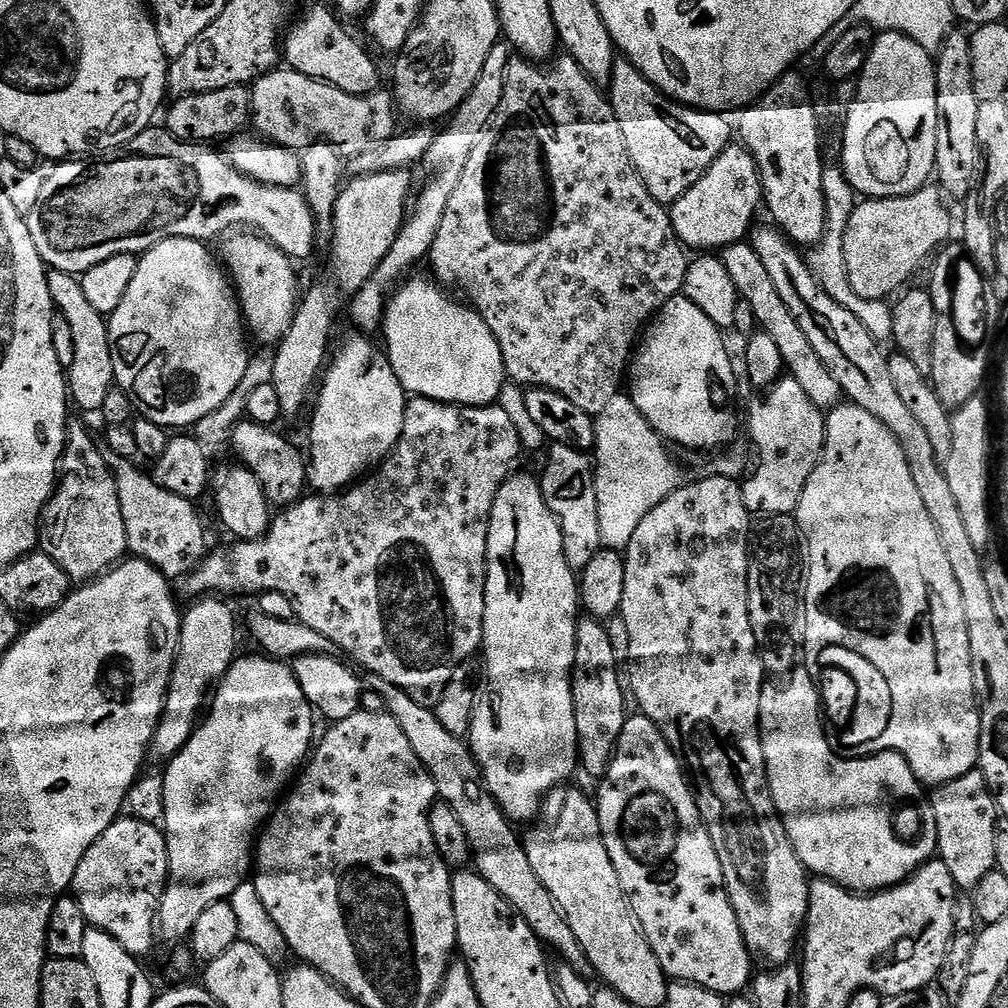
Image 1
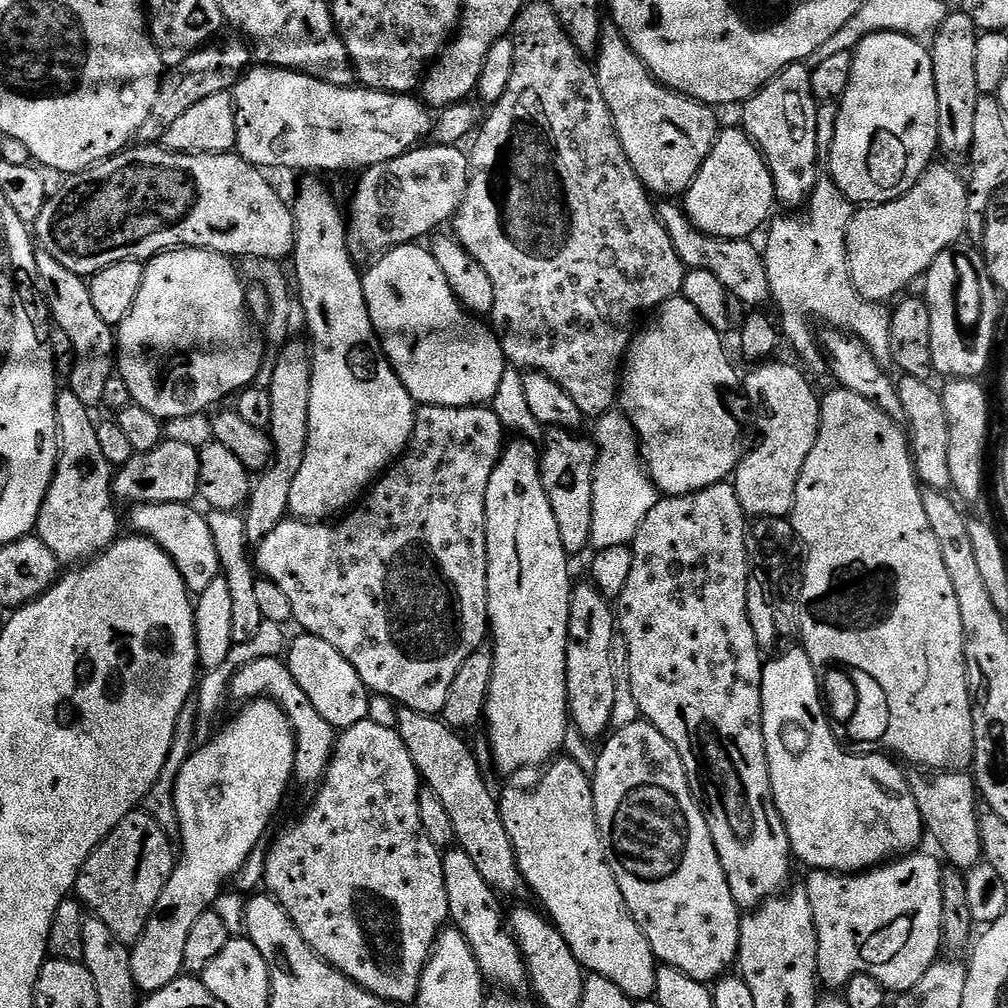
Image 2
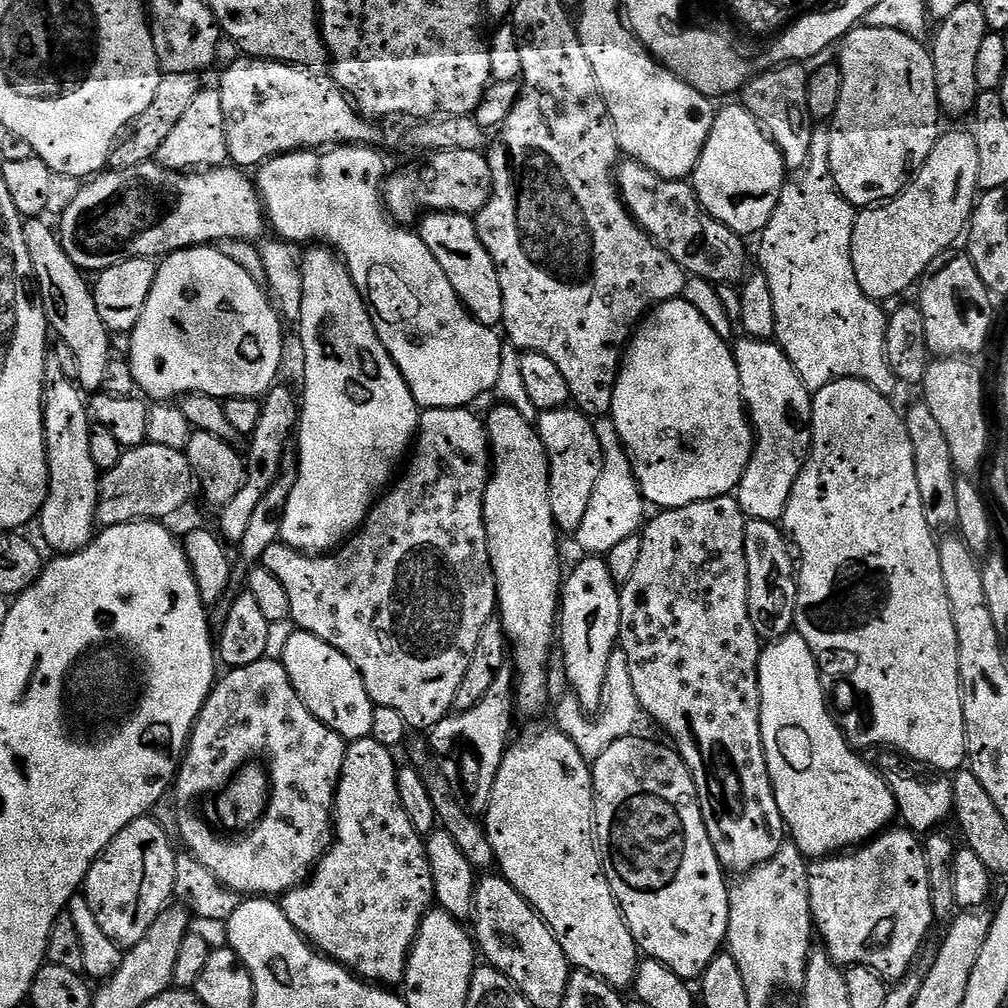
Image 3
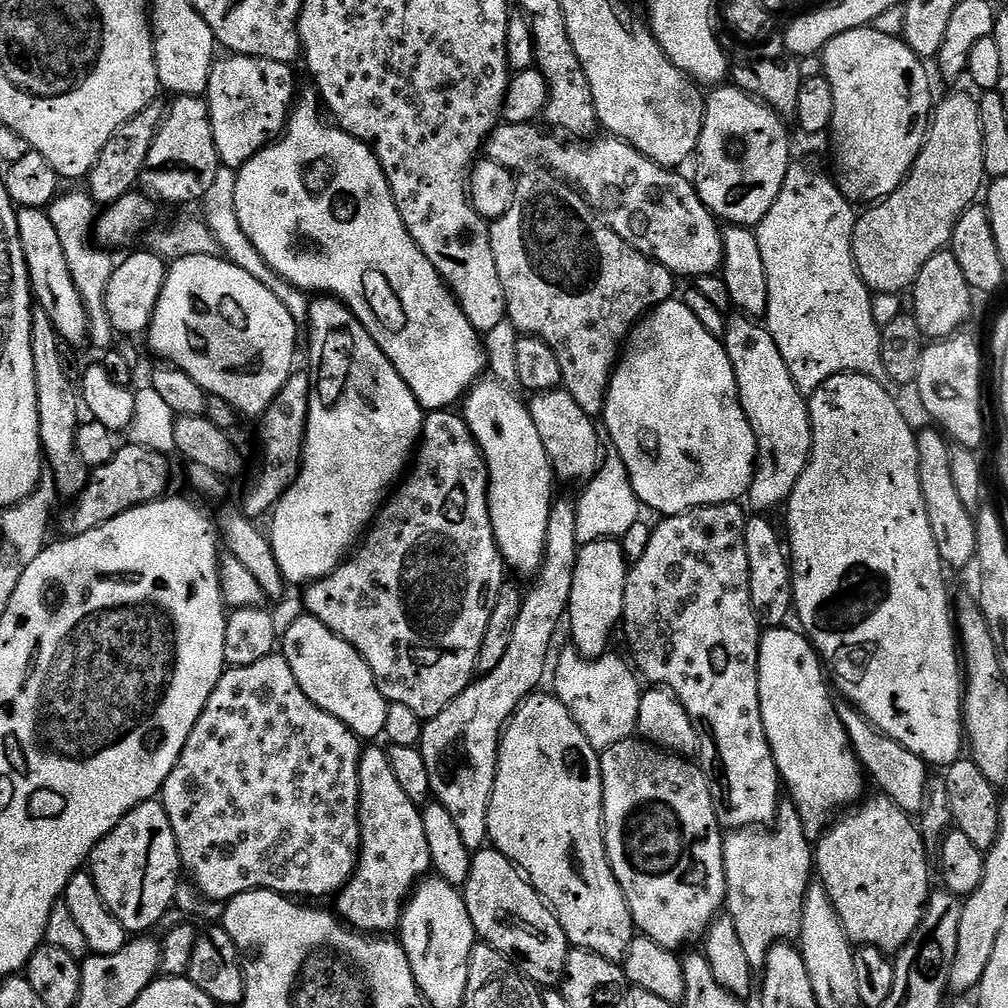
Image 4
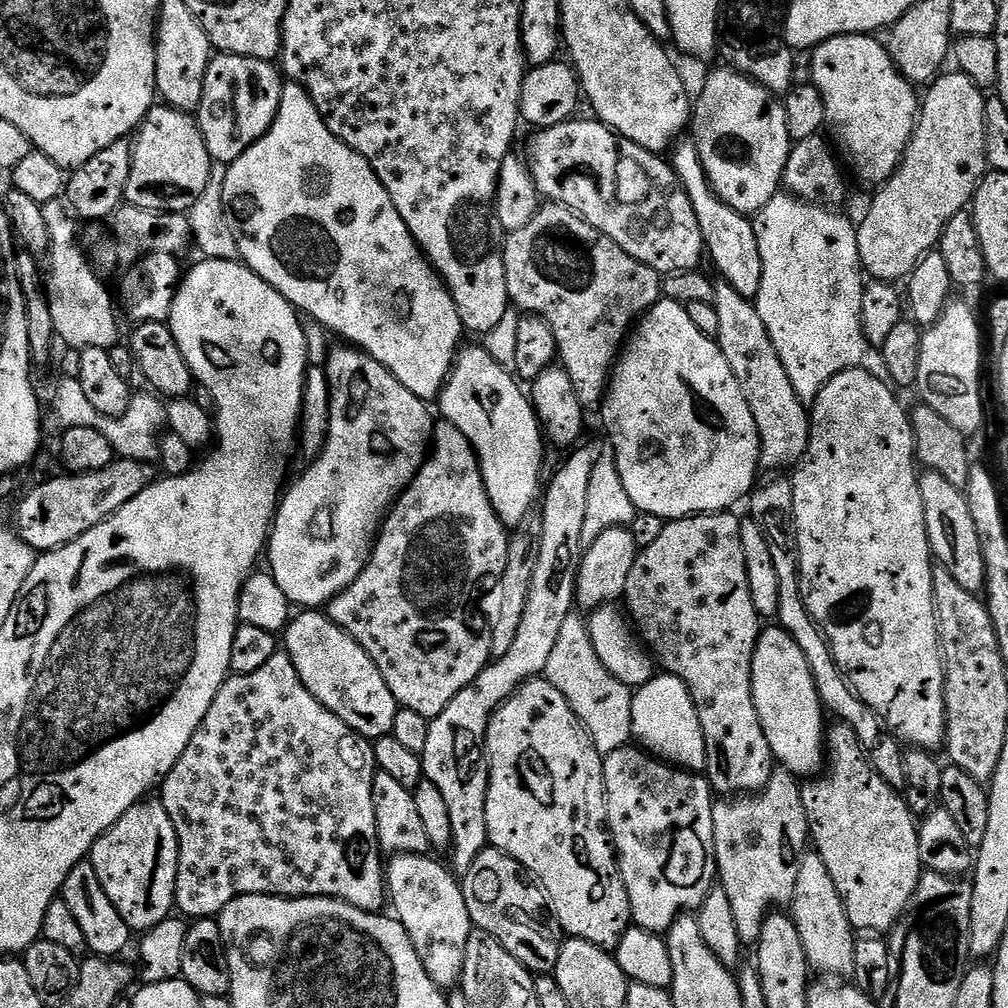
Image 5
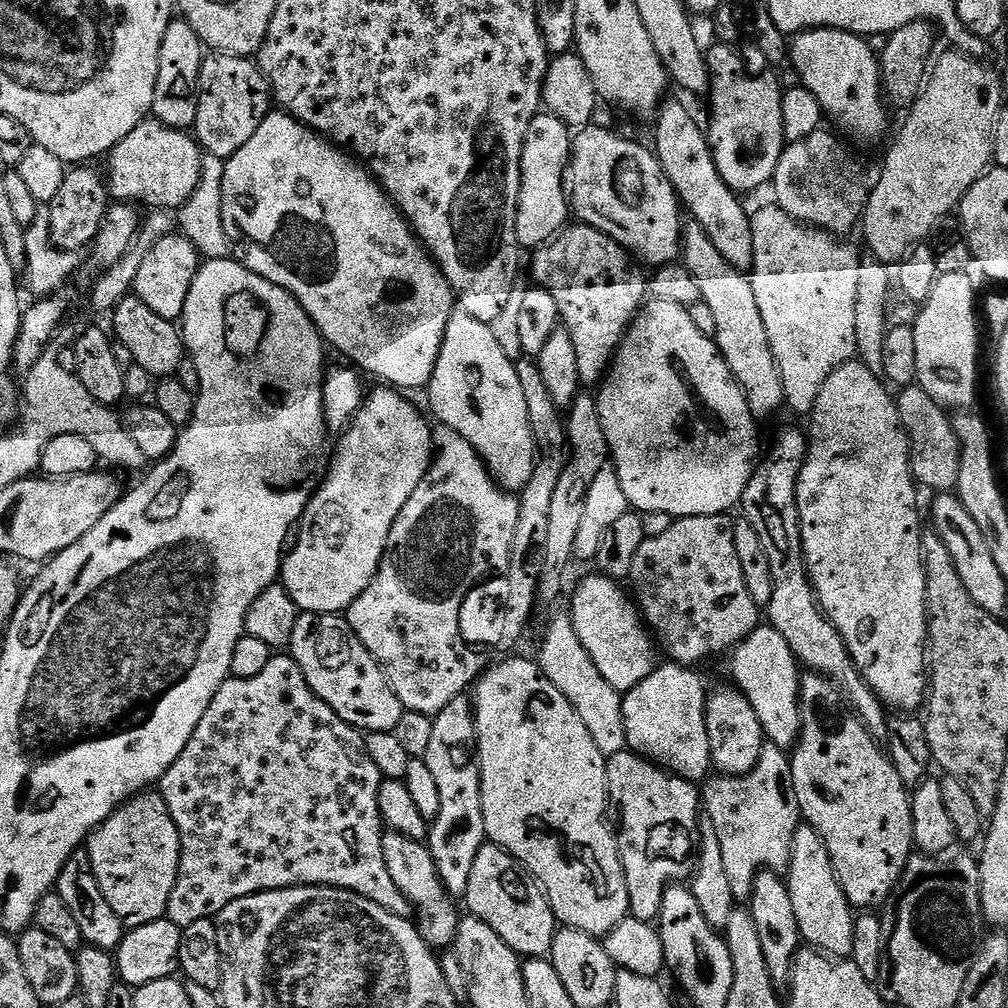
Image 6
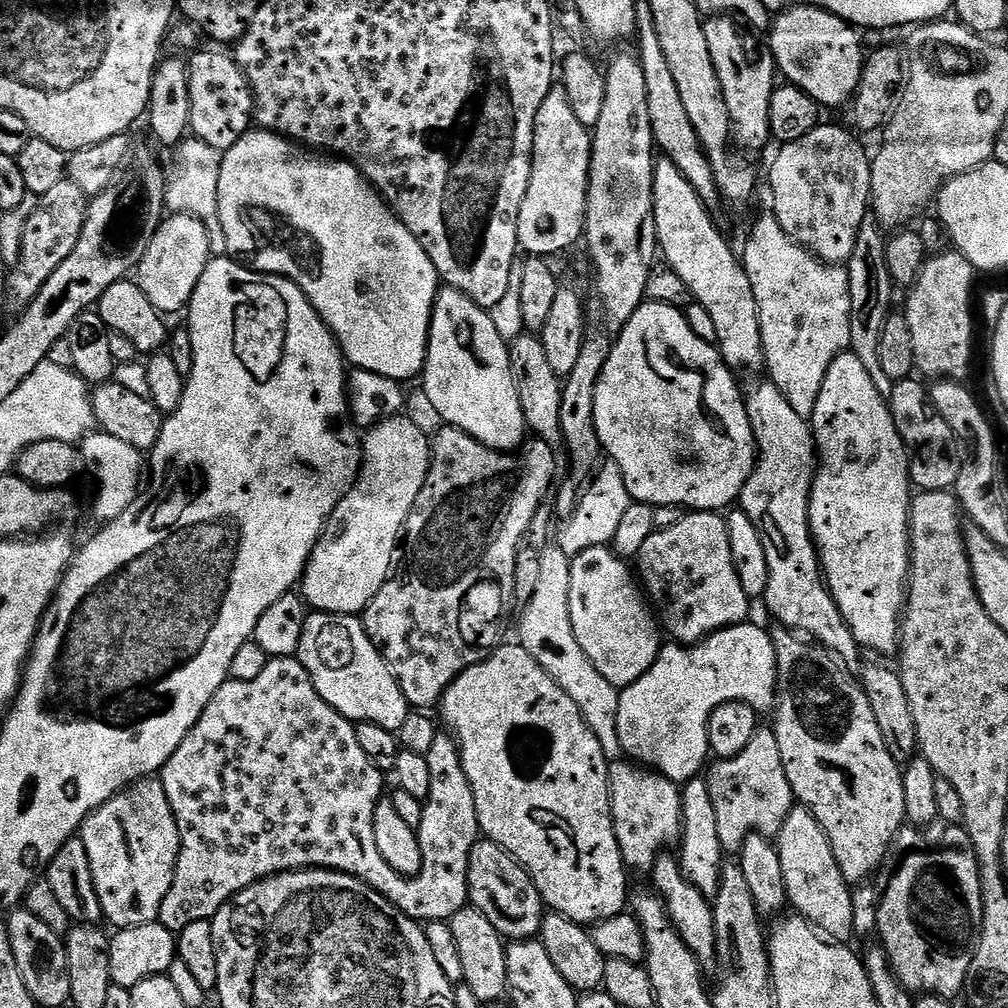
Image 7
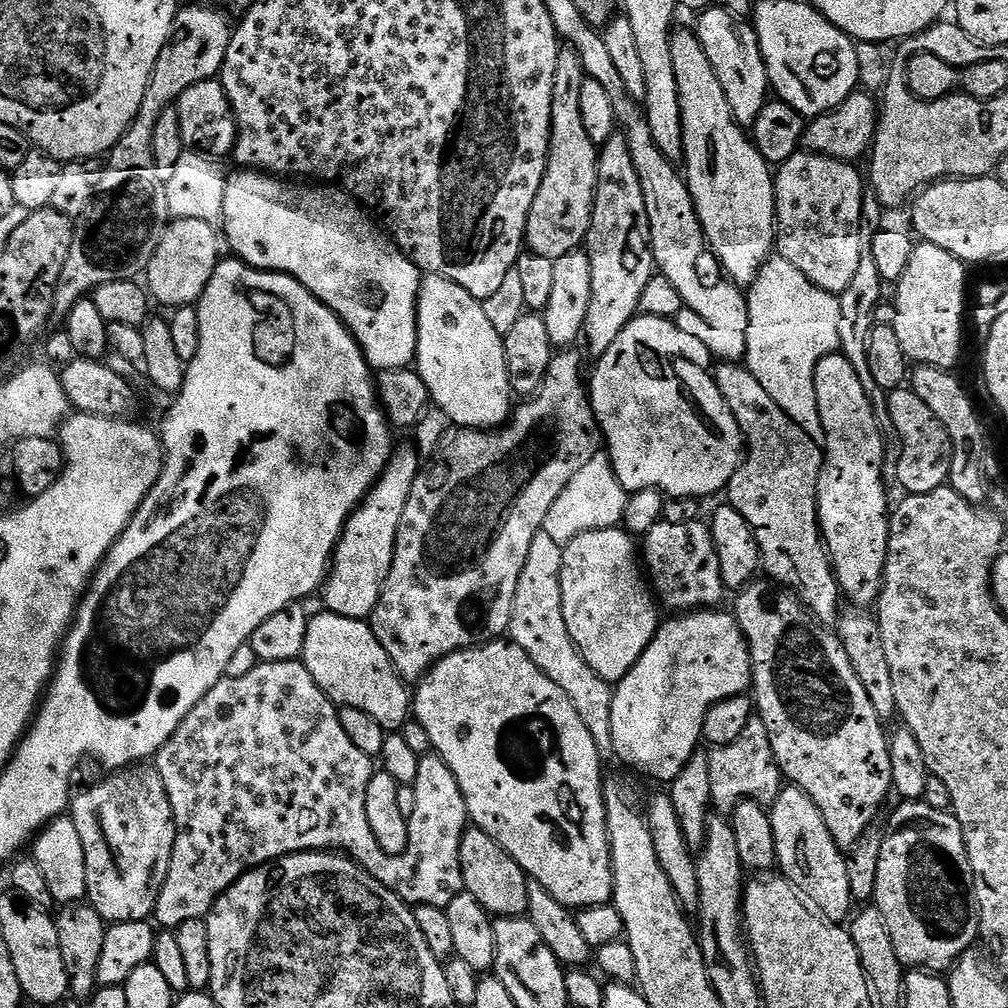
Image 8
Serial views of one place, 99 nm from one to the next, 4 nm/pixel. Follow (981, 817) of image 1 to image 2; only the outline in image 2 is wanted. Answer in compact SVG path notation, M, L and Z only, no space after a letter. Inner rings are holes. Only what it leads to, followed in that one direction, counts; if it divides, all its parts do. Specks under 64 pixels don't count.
M912 770L907 773L908 785L918 802L922 822L927 835L936 839L944 851L943 859L953 868L967 870L981 863L984 851L982 838L978 834L978 789L975 779L964 770L924 771Z

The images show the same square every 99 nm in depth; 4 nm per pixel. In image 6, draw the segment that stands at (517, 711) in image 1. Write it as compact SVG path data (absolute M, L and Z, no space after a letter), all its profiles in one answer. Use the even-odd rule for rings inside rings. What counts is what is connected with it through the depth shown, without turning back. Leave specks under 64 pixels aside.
M456 310L453 311L446 332L442 338L442 350L438 354L438 362L434 366L434 374L432 380L428 383L426 389L428 400L432 403L431 415L435 417L439 423L445 424L450 430L458 430L458 434L462 434L462 438L466 438L466 442L470 442L470 446L474 446L474 450L484 460L488 466L488 471L492 473L493 477L498 481L501 488L513 493L519 494L523 492L530 482L530 478L534 474L534 466L536 465L536 443L534 442L534 434L530 430L530 418L526 414L526 398L522 394L522 385L518 383L518 374L516 373L516 365L510 358L506 358L502 348L498 346L498 342L494 339L491 324L483 324L478 322L478 318L470 318L470 314Z

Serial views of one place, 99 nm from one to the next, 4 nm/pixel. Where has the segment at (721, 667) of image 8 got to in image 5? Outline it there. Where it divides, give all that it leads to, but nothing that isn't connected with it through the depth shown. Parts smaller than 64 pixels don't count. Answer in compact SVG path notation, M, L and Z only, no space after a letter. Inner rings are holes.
M768 626L760 633L752 659L752 697L756 699L762 730L766 734L766 742L770 742L775 763L783 766L787 772L793 772L797 778L815 777L826 764L826 709L820 703L820 695L812 677L810 662L806 662L806 654L802 654L798 642L794 642L785 628ZM653 675L651 680L639 685L632 697L632 735L651 755L689 772L699 773L702 768L702 737L700 719L696 717L696 707L691 702L680 704L682 682L676 676Z

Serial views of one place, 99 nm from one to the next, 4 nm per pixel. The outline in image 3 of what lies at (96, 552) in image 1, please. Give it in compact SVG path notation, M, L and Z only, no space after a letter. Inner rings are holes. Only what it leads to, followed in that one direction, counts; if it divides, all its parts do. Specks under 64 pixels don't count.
M50 358L44 367L44 447L48 450L48 493L44 505L40 507L38 525L44 540L60 554L71 554L92 541L97 531L96 507L100 501L100 477L90 452L91 430L94 421L90 415L90 404L85 393L75 380L66 378L62 366L55 358Z

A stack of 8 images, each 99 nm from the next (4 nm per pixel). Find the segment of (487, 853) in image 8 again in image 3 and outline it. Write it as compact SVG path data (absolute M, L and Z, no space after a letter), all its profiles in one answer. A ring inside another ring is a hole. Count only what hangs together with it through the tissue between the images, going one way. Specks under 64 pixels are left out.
M503 874L495 875L479 877L474 897L474 940L483 959L485 956L489 965L499 965L515 974L533 993L563 997L574 971L574 965L564 949L564 941L560 939L556 929L551 928L533 904L521 894L519 888Z

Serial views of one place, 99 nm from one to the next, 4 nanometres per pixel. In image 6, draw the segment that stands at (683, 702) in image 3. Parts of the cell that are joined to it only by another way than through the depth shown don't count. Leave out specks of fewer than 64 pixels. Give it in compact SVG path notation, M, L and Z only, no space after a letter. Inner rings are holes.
M728 514L673 519L666 534L649 536L644 539L642 546L638 546L630 573L631 580L634 603L640 609L645 625L658 641L659 647L668 651L667 659L677 664L700 666L703 660L711 656L731 653L762 620L761 609L757 608L754 598L750 598L750 590L746 590L746 578L742 575L738 549L734 546L734 520ZM735 686L720 688L716 693L707 697L702 716L702 728L706 733L706 752L712 755L712 760L716 763L715 771L725 776L744 776L755 766L760 757L760 751L764 749L766 737L764 727L760 725L760 719L756 713L756 708L751 704L744 693Z

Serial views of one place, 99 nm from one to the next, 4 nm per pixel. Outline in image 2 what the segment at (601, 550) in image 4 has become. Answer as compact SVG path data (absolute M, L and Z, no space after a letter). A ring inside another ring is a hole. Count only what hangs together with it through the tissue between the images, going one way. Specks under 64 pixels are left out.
M591 582L577 583L570 598L570 622L566 646L566 690L568 691L568 714L570 724L579 735L589 742L599 741L609 735L614 714L614 666L612 643L618 635L618 616L610 605L609 597L603 596Z

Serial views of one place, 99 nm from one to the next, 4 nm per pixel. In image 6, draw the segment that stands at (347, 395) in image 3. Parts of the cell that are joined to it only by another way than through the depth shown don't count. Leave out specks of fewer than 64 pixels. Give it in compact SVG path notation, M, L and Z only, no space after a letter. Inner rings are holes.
M391 386L376 387L380 388L373 392L371 389L365 395L360 409L354 413L348 427L339 437L340 445L336 453L331 453L324 480L308 501L304 515L298 521L294 543L280 565L279 579L301 613L347 613L350 605L366 590L366 586L370 586L374 574L380 569L390 530L398 514L402 514L402 506L410 502L410 494L414 494L414 490L418 490L424 481L434 459L433 425L428 424L429 417L424 417L404 397L407 395L397 389Z

